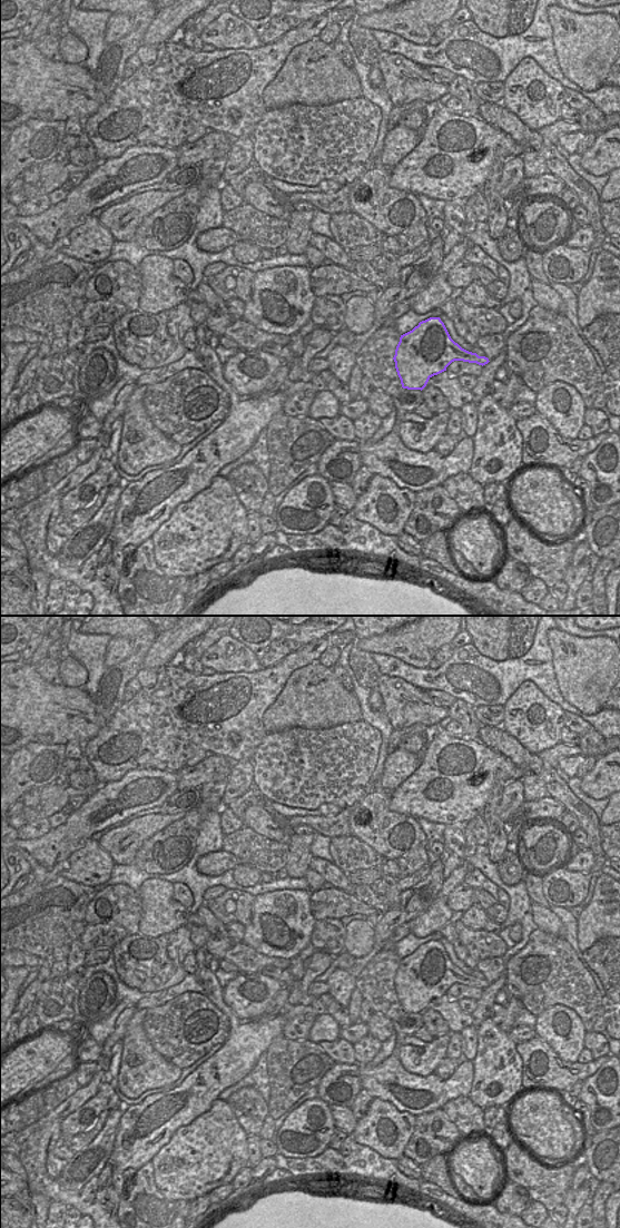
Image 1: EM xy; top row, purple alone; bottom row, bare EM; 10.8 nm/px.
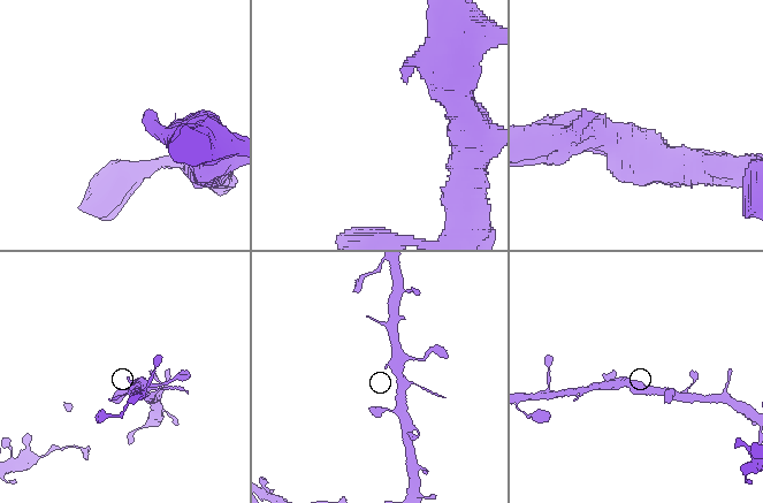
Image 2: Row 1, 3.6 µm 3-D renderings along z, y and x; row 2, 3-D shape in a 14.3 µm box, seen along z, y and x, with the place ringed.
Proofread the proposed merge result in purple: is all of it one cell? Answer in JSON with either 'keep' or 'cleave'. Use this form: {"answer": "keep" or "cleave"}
{"answer": "cleave"}

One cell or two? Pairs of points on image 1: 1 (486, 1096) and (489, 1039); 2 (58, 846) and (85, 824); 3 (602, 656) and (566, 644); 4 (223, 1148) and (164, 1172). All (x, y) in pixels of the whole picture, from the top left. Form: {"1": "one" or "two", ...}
{"1": "one", "2": "one", "3": "one", "4": "one"}

